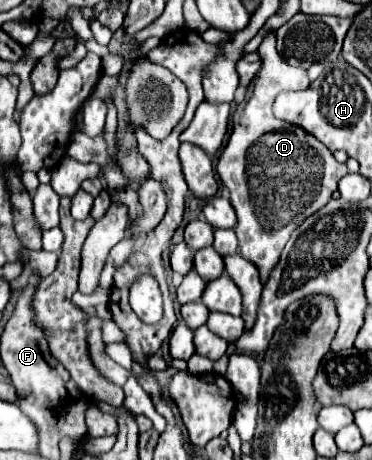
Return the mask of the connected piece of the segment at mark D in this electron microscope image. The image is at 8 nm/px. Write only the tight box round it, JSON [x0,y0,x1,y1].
[217,30,347,284]

